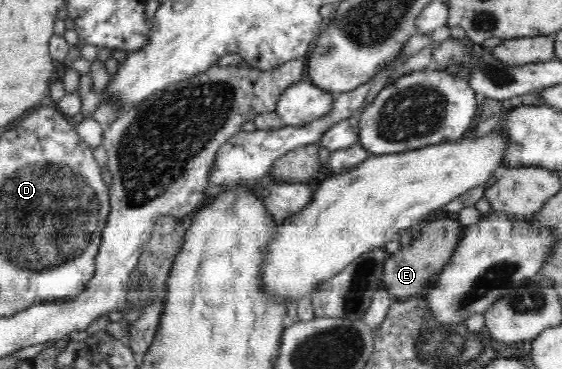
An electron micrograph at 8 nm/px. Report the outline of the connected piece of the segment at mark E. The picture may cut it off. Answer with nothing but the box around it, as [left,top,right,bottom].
[383,216,463,300]

